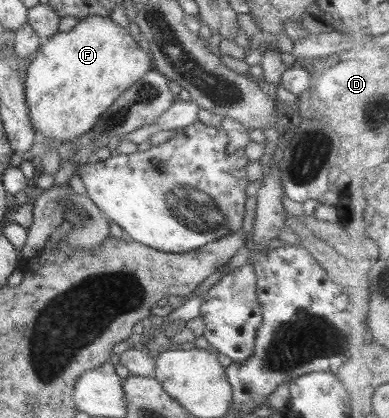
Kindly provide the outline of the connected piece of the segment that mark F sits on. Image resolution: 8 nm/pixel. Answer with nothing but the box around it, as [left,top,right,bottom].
[23,16,152,143]

